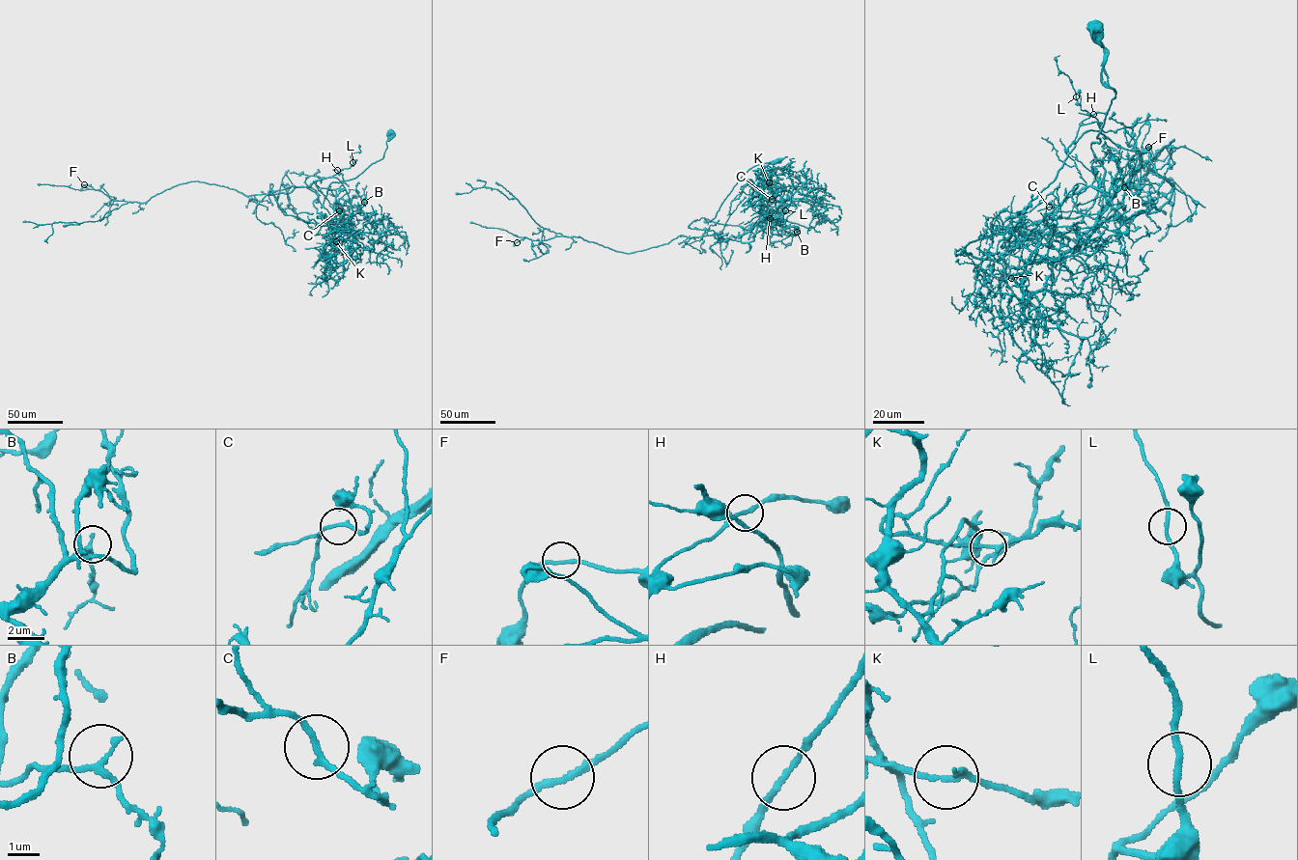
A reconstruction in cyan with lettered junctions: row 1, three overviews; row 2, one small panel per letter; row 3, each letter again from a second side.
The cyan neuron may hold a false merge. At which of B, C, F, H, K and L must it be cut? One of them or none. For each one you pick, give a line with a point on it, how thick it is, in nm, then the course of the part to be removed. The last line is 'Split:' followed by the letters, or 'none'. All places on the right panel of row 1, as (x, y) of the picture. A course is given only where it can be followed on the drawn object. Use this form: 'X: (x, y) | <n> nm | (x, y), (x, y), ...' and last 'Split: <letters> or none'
K: (1011, 278) | 190 nm | (1011, 278), (1001, 287), (997, 261), (956, 250), (1082, 215), (1099, 189), (1091, 168), (1128, 276), (1152, 250)
Split: K

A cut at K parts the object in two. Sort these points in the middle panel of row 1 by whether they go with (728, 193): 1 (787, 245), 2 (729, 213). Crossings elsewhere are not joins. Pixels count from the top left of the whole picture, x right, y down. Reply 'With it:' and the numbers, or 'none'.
With it: 1

